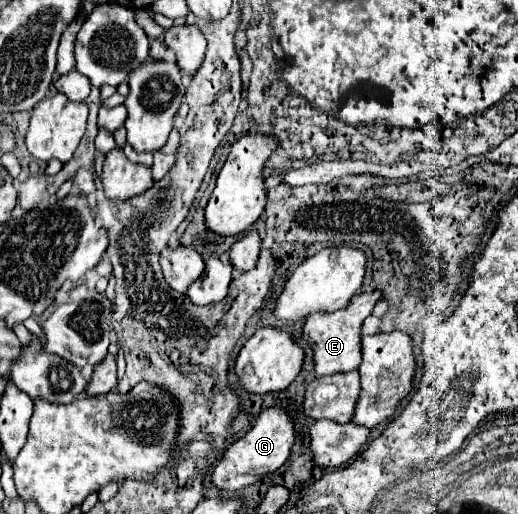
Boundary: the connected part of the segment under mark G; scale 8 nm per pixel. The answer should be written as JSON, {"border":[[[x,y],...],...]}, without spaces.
{"border":[[[273,407],[261,411],[255,425],[223,453],[221,461],[213,469],[211,483],[217,489],[225,489],[225,491],[239,491],[243,487],[253,485],[255,481],[277,471],[287,461],[293,441],[295,441],[293,421],[283,409]]]}

